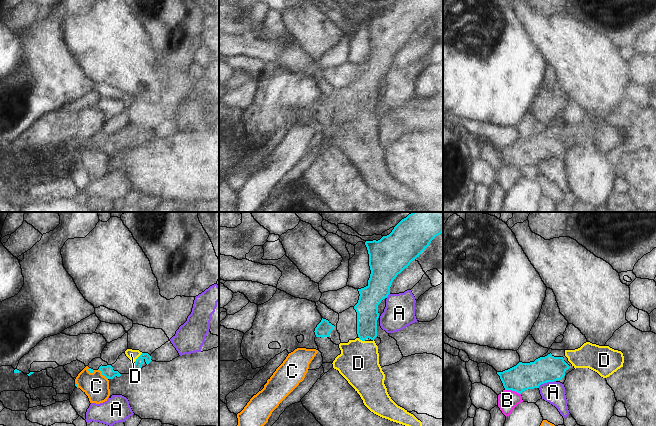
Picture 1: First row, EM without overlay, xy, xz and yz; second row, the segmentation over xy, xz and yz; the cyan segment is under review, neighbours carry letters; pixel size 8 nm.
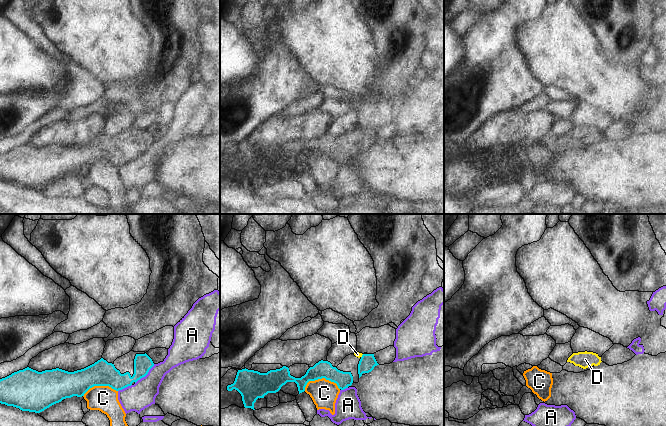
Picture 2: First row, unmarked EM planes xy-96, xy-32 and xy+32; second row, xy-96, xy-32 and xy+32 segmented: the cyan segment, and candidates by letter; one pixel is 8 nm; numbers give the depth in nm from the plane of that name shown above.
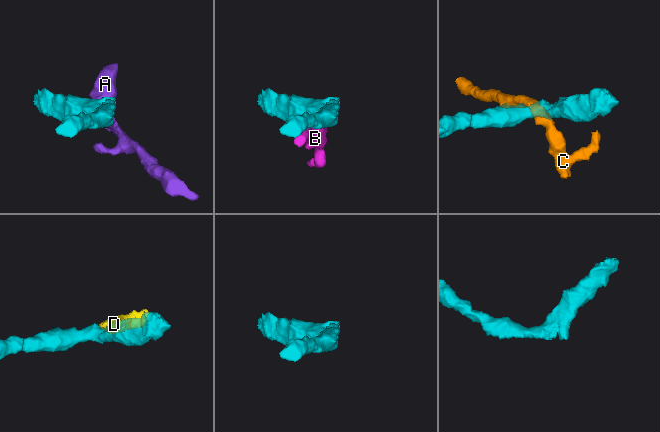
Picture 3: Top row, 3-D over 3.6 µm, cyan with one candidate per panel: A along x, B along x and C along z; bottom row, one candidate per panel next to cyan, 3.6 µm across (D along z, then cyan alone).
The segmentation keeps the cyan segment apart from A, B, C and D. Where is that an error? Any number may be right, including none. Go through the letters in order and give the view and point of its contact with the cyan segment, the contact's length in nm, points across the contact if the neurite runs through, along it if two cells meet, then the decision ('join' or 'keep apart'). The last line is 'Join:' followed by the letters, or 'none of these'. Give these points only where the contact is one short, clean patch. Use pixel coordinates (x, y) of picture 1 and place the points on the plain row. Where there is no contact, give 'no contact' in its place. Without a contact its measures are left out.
A: meets cyan in yz at (546, 158); contact 160 nm long; keep apart
B: meets cyan in yz at (513, 166); contact 130 nm long; keep apart
C: meets cyan in xy at (103, 151); contact 120 nm long; border along xy (98, 145), (108, 154); keep apart
D: meets cyan in xy at (138, 133); contact 100 nm long; runs through xy (139, 137), (138, 133), (131, 130); join
Join: D

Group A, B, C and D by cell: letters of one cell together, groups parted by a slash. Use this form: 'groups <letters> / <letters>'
groups A / B / C / D

